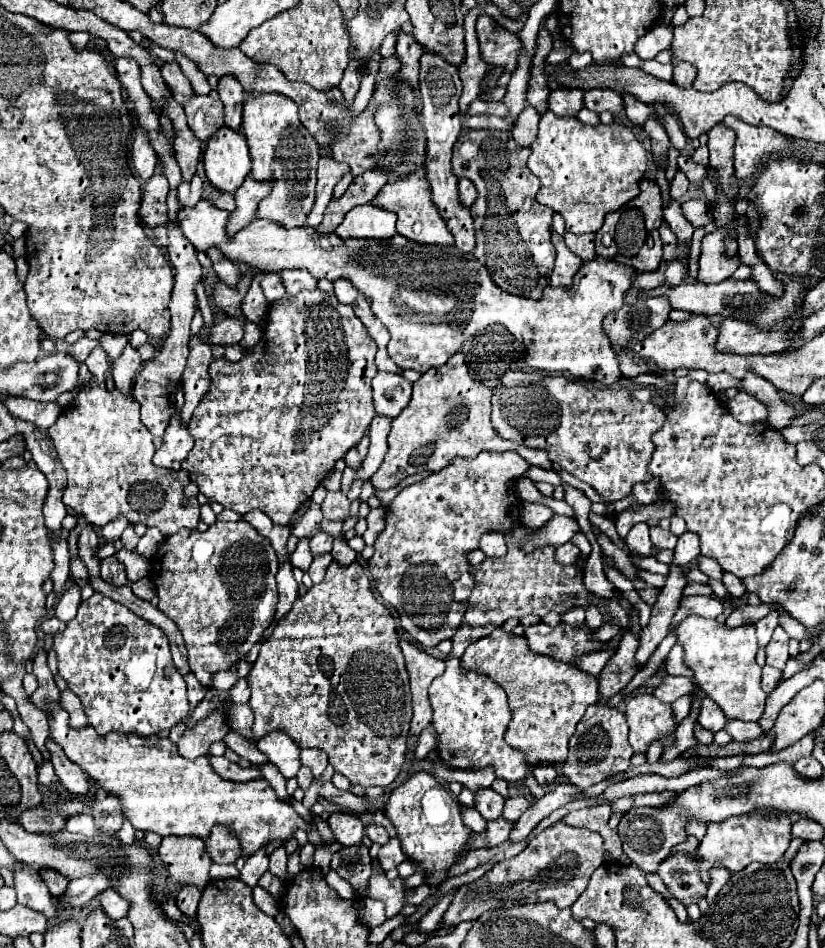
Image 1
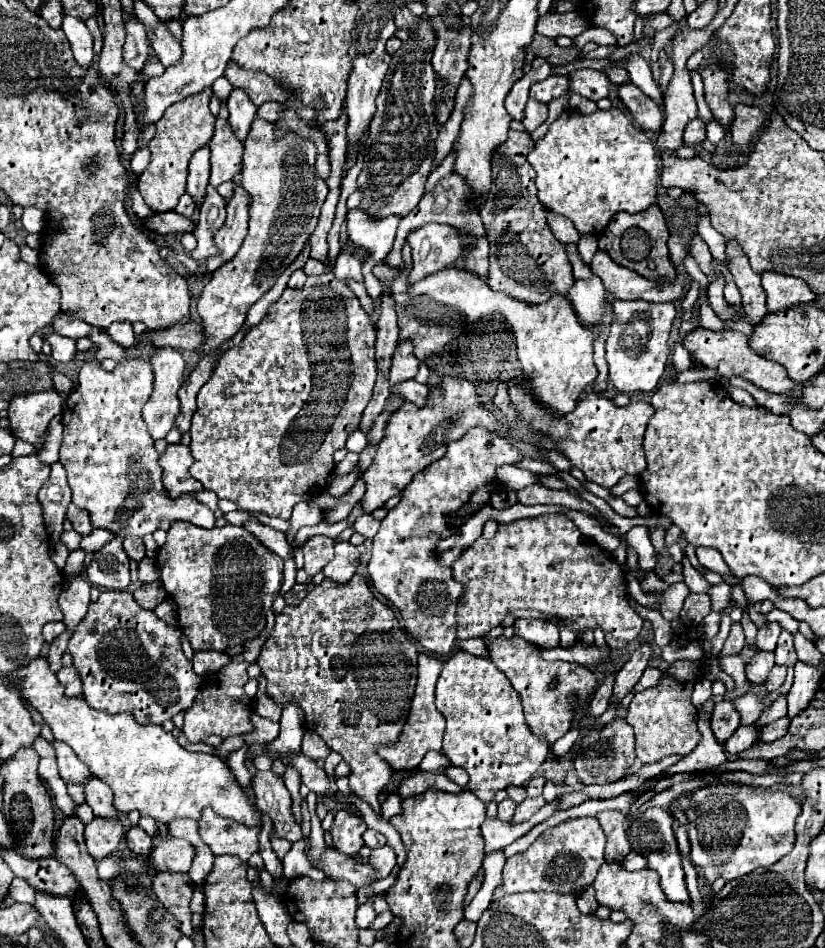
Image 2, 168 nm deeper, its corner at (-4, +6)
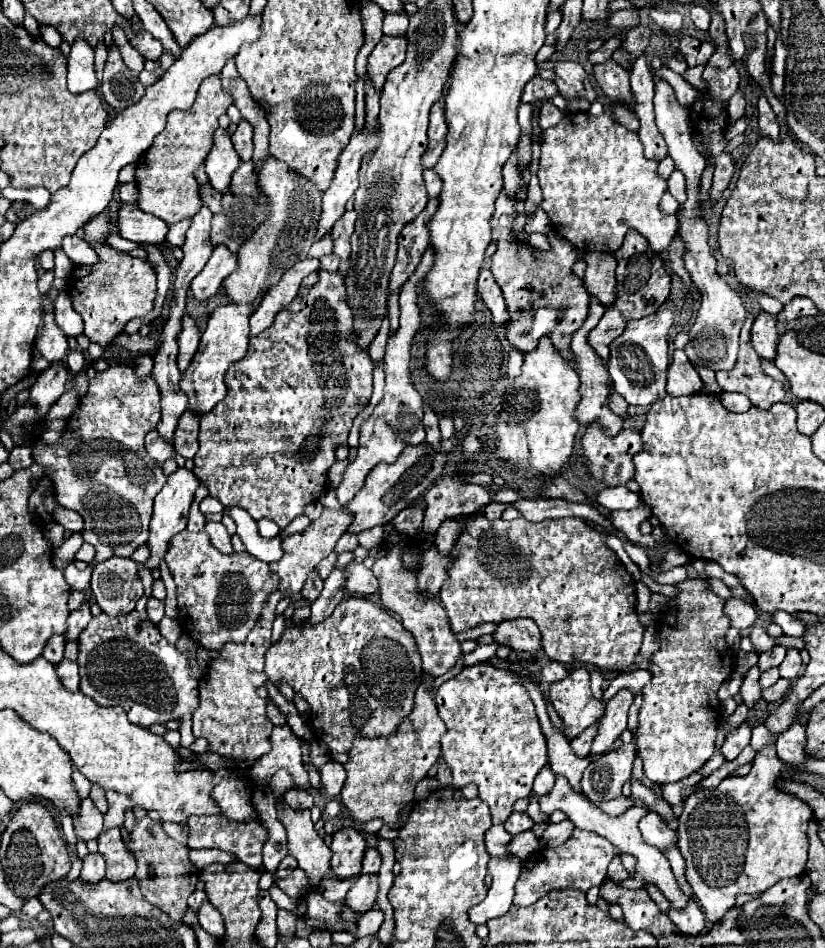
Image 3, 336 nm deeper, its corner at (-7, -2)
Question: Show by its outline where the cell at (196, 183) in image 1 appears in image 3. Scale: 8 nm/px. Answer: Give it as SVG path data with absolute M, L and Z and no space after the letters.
M185 218L185 220L177 222L177 224L173 224L173 226L169 228L167 242L169 242L171 246L181 246L181 244L185 242L185 232L189 230L189 224L191 224L191 218Z

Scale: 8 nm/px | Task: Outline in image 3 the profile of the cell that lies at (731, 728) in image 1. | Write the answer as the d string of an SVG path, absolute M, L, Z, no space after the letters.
M795 720L789 730L781 732L777 736L777 756L789 764L799 764L799 762L805 762L807 756L803 752L803 746L805 746L805 728L799 720Z

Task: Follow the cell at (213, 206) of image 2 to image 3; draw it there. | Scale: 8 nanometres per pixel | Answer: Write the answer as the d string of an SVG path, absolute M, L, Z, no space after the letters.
M209 184L205 186L205 188L201 188L201 198L203 198L203 202L209 206L209 210L213 212L213 214L221 214L221 194L217 192L217 190L213 190Z

